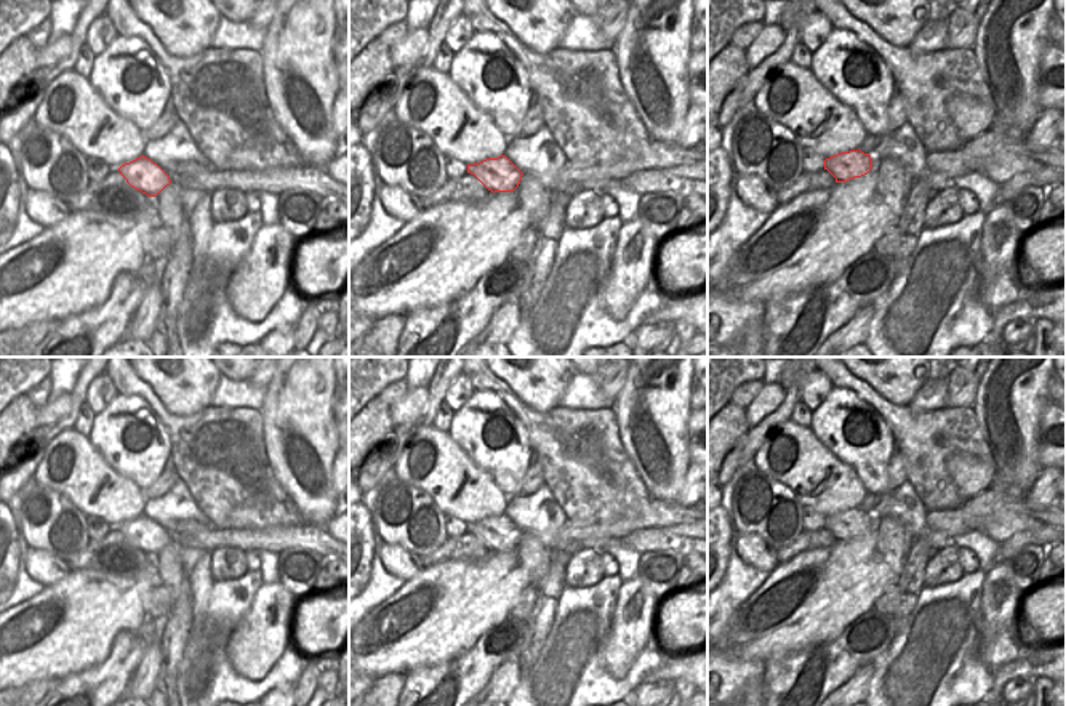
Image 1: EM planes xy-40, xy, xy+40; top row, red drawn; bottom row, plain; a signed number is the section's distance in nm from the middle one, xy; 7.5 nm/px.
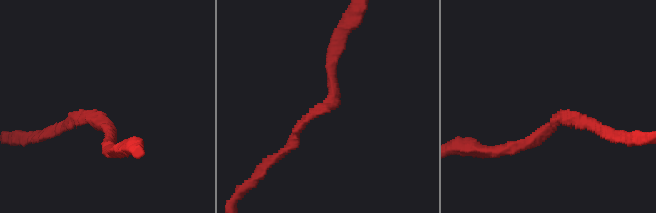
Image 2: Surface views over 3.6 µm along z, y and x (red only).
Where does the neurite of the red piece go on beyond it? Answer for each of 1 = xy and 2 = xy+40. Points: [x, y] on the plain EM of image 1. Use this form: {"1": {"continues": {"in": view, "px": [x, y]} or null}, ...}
{"1": {"continues": null}, "2": {"continues": null}}

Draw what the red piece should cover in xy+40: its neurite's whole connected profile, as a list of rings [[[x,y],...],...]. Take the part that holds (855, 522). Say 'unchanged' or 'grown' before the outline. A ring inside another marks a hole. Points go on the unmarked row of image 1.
unchanged; [[[860,507],[842,511],[826,517],[824,528],[836,536],[836,541],[847,541],[868,533],[872,528],[872,517],[869,512],[864,512]]]

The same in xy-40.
unchanged; [[[144,514],[122,523],[118,530],[131,546],[141,549],[147,556],[157,556],[166,544],[171,543],[170,535]]]

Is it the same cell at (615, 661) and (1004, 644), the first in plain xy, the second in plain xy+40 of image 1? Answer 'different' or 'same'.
different

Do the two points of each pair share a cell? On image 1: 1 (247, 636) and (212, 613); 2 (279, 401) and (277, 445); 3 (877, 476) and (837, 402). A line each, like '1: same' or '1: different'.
1: different
2: same
3: same

